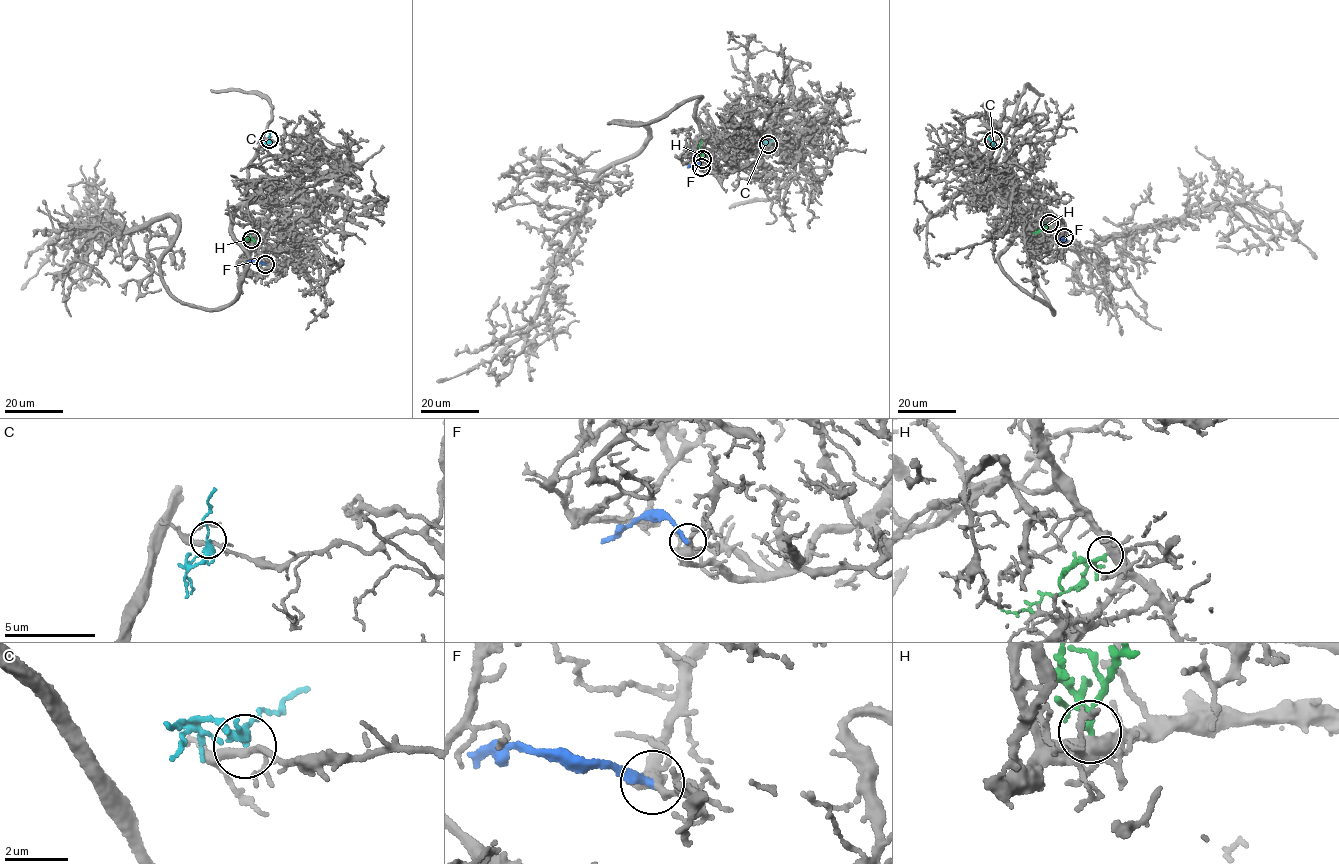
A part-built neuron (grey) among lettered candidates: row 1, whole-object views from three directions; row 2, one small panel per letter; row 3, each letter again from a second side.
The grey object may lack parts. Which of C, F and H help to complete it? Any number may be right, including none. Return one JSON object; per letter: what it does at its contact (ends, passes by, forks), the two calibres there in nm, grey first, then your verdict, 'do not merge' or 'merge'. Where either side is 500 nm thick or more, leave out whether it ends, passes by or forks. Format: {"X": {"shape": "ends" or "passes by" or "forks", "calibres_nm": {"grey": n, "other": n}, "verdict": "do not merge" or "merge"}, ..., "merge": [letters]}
{"C": {"shape": "forks", "calibres_nm": {"grey": 190, "other": 200}, "verdict": "do not merge"}, "F": {"shape": "ends", "calibres_nm": {"grey": 280, "other": 280}, "verdict": "do not merge"}, "H": {"shape": "forks", "calibres_nm": {"grey": 400, "other": 140}, "verdict": "merge"}, "merge": ["H"]}

